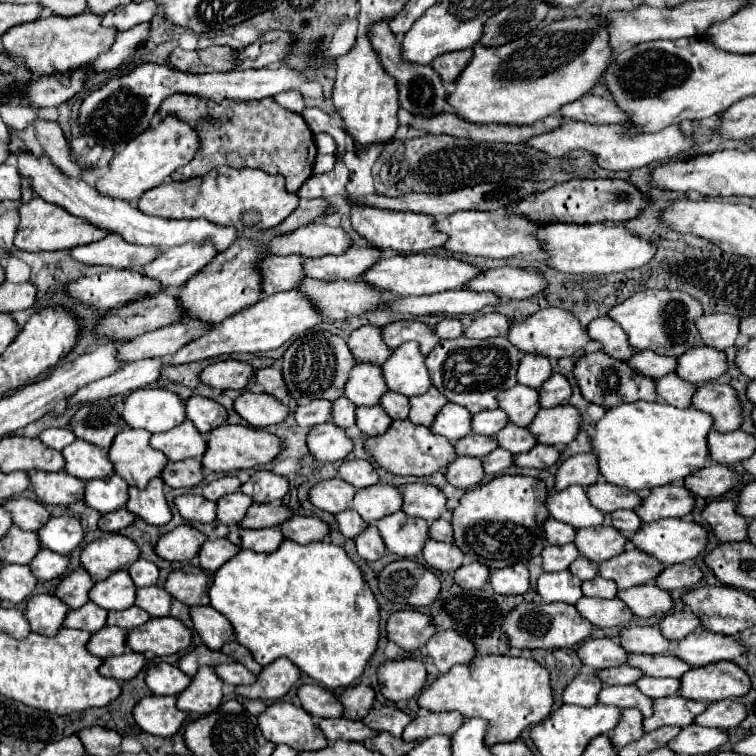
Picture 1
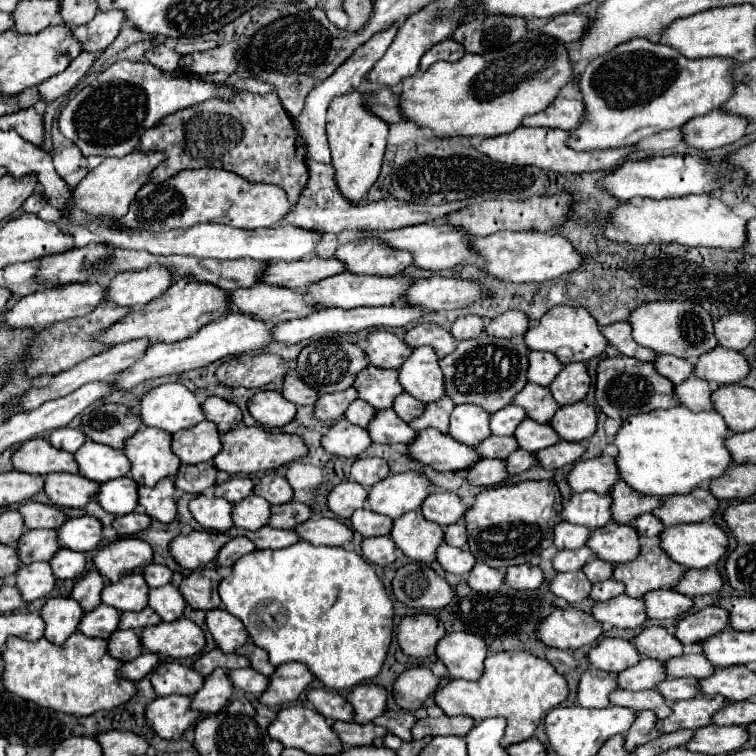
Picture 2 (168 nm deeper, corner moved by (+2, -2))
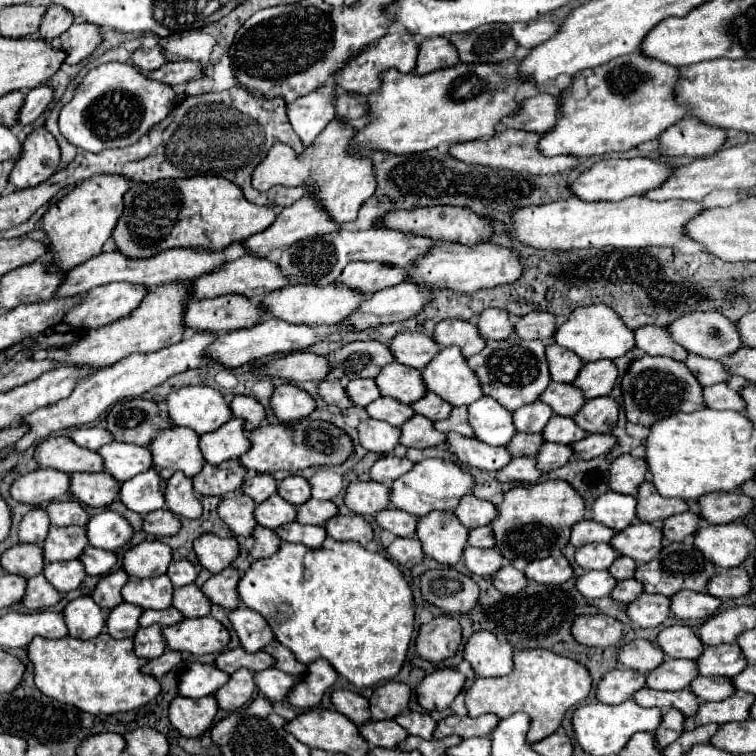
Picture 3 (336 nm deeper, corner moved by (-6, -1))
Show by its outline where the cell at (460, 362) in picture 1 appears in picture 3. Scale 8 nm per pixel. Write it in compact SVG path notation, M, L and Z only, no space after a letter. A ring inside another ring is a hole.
M512 335L510 339L504 339L504 341L488 341L482 353L468 357L468 365L480 377L484 395L494 397L510 411L516 411L522 405L534 403L550 383L544 349L546 345L542 341L524 341L518 335Z

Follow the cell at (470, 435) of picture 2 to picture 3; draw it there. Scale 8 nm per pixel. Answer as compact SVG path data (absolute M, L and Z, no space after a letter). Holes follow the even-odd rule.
M482 397L468 407L476 437L488 445L508 445L516 433L512 413L492 397Z

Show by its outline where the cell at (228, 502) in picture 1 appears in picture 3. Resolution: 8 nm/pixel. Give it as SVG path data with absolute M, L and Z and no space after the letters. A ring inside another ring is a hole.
M272 495L266 499L266 503L260 503L256 507L256 521L262 527L274 529L284 523L296 521L296 505L284 501L280 495Z

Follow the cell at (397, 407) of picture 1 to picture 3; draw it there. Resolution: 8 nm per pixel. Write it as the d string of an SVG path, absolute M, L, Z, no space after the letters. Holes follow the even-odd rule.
M430 391L420 401L416 401L412 407L414 407L416 413L420 413L420 415L432 419L432 421L446 419L450 415L450 411L452 411L450 403L446 403L442 397L438 397L438 395L430 393Z

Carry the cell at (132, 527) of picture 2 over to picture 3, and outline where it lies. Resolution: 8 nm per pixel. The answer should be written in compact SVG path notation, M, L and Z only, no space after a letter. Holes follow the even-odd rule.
M158 509L154 513L148 513L144 517L144 525L142 525L142 529L146 533L152 533L156 537L176 535L180 531L180 527L182 527L180 519L172 511L168 511L168 509Z

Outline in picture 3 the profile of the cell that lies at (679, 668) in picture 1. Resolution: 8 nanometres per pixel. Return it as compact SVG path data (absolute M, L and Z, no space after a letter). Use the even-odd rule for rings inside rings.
M716 645L716 647L706 647L704 653L698 659L698 669L700 675L720 675L720 677L736 677L742 673L748 665L748 659L744 657L740 645Z

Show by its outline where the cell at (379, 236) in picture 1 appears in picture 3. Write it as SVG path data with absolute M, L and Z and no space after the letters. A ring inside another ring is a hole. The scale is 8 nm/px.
M348 263L336 283L364 295L374 295L384 287L402 283L406 271L402 267L382 267L382 263Z

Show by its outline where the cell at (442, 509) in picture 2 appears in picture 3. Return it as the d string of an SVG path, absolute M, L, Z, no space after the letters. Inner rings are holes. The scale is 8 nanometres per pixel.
M466 495L466 499L462 499L462 503L456 509L456 515L466 529L476 529L482 525L490 525L498 517L498 509L490 501Z

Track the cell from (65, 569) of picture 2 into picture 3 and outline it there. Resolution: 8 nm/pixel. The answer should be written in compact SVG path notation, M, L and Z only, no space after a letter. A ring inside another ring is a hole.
M86 547L86 551L82 553L80 559L86 567L88 575L106 575L118 561L114 551L106 551L106 549L96 549L96 547Z

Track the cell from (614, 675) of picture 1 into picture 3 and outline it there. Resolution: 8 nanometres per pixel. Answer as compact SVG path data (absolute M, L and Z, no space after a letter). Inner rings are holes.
M666 659L658 671L650 671L646 685L652 689L688 689L698 677L698 663L690 659Z

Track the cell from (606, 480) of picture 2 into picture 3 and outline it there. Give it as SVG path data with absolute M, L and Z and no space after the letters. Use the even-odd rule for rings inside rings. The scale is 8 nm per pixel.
M622 455L610 467L609 490L637 496L638 487L644 483L646 473L648 473L646 459Z

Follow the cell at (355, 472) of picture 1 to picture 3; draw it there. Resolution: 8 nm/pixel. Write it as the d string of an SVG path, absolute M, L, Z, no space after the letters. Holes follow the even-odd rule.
M386 455L382 459L378 459L374 465L372 465L372 479L374 481L380 481L380 483L394 483L398 477L402 477L404 473L408 473L410 469L414 467L414 463L406 457L392 457L392 455Z

